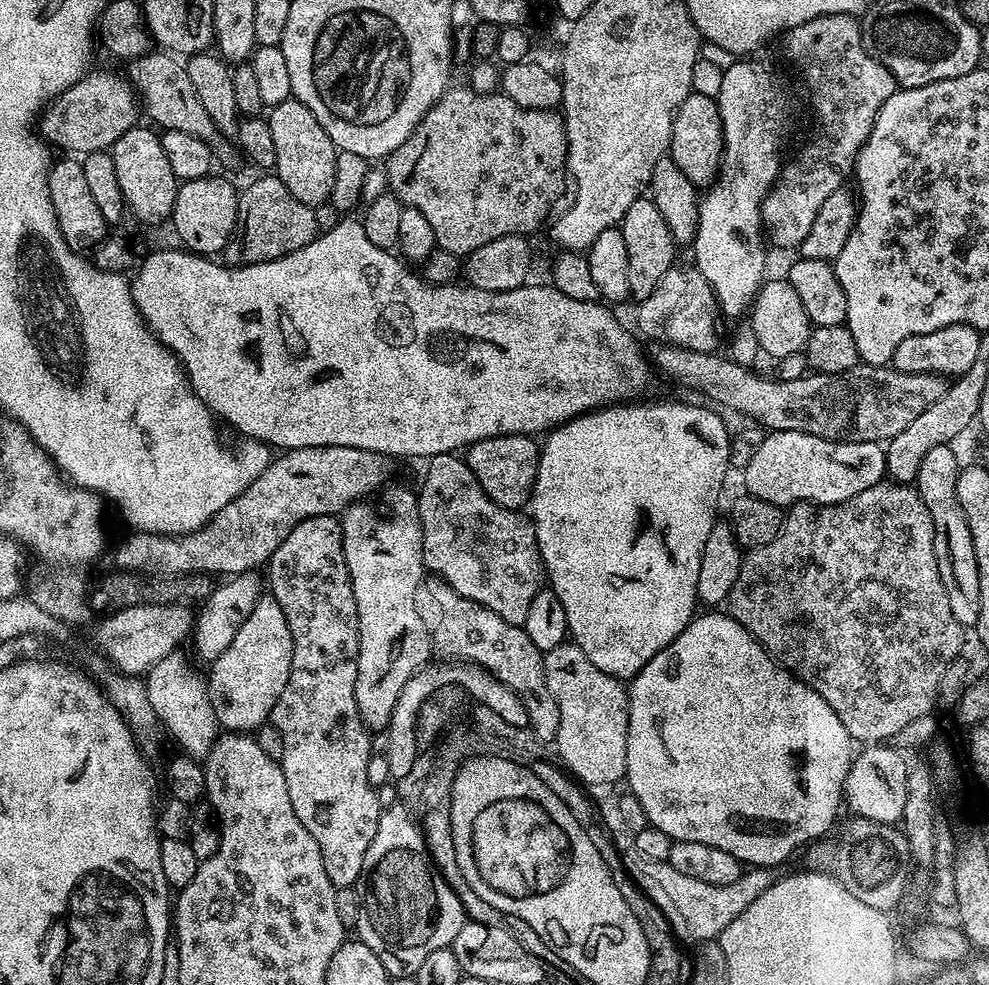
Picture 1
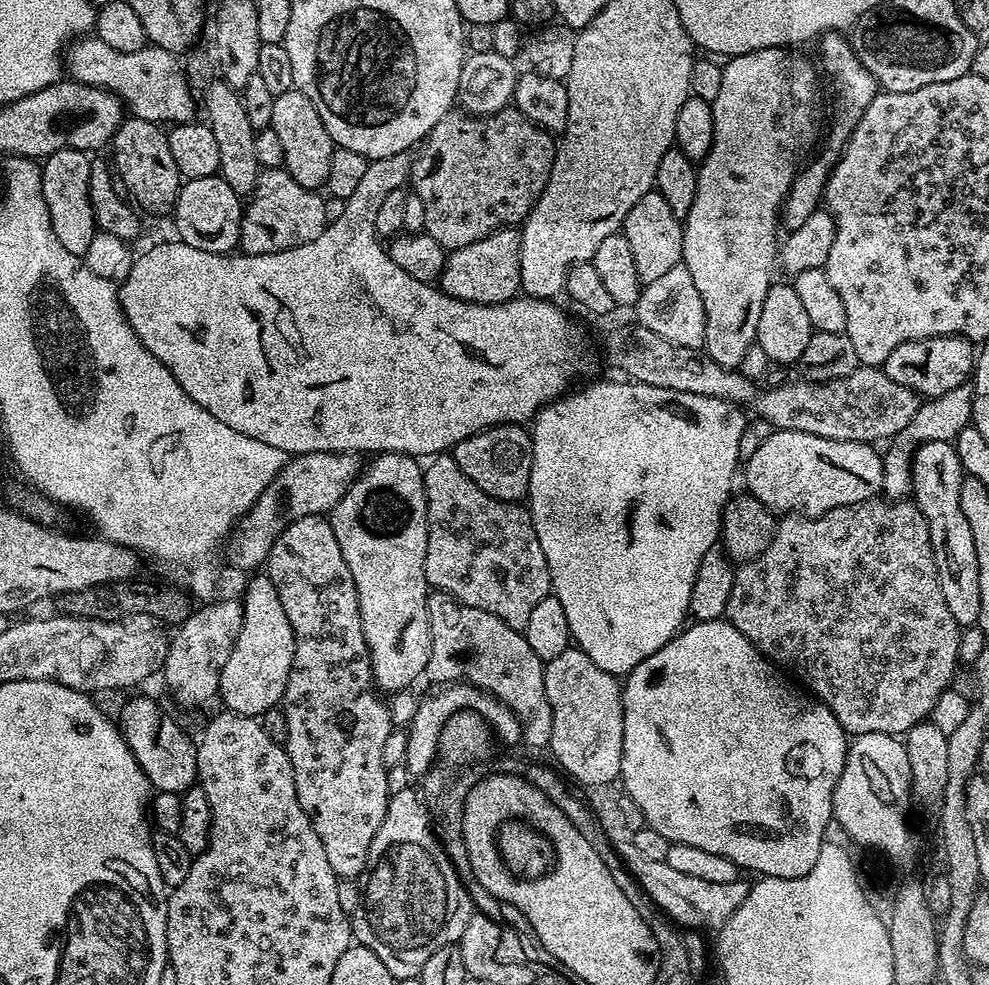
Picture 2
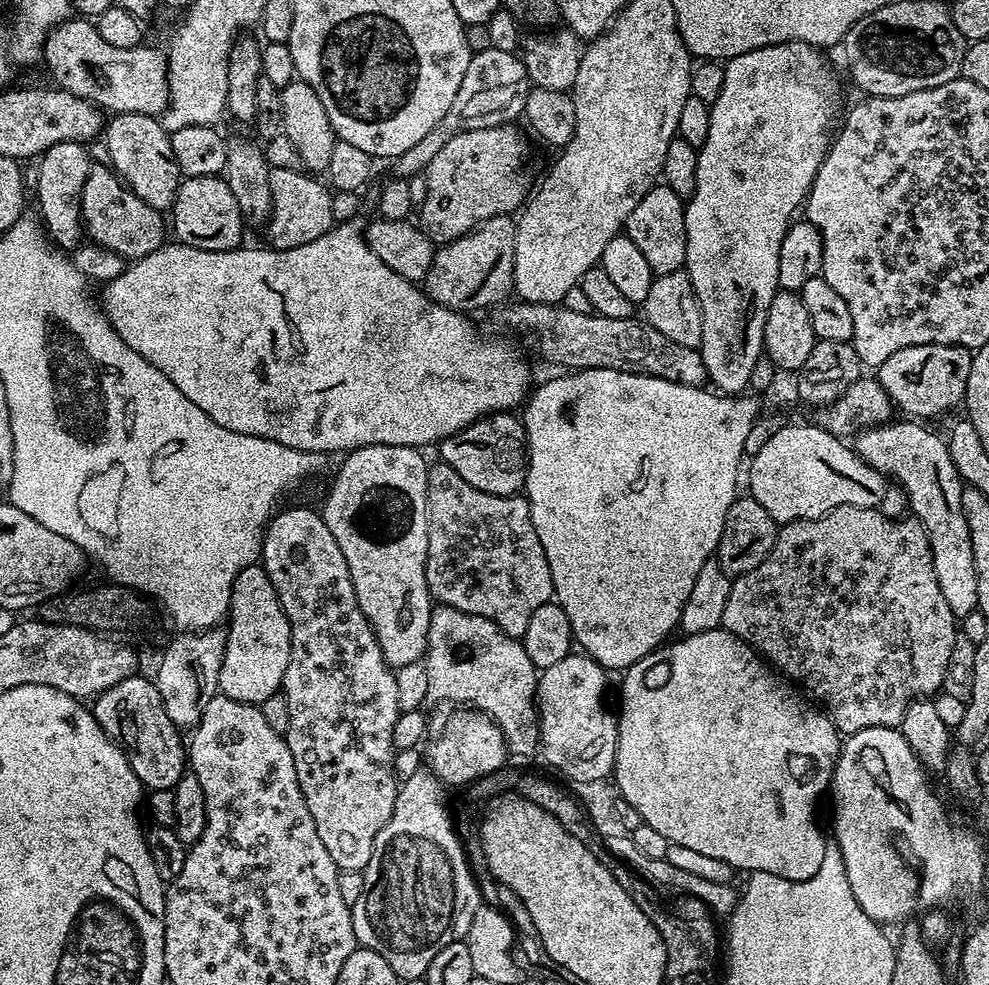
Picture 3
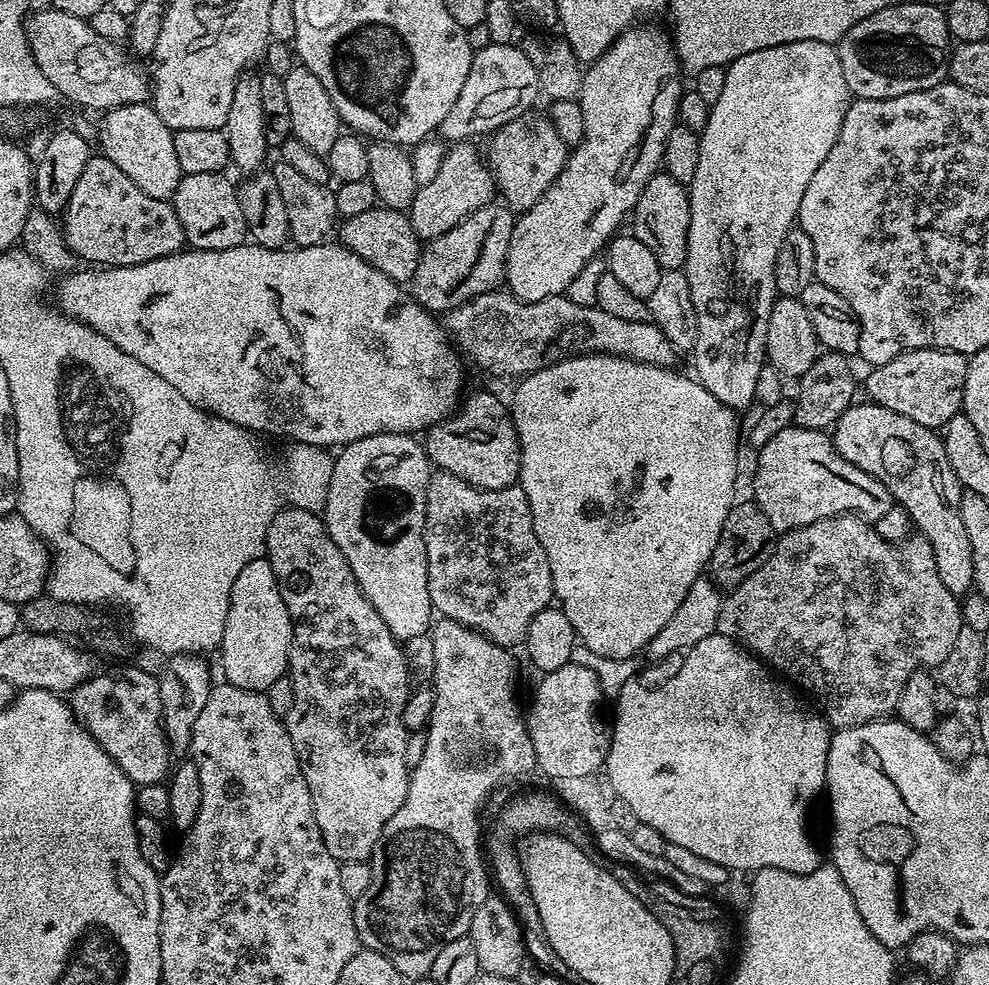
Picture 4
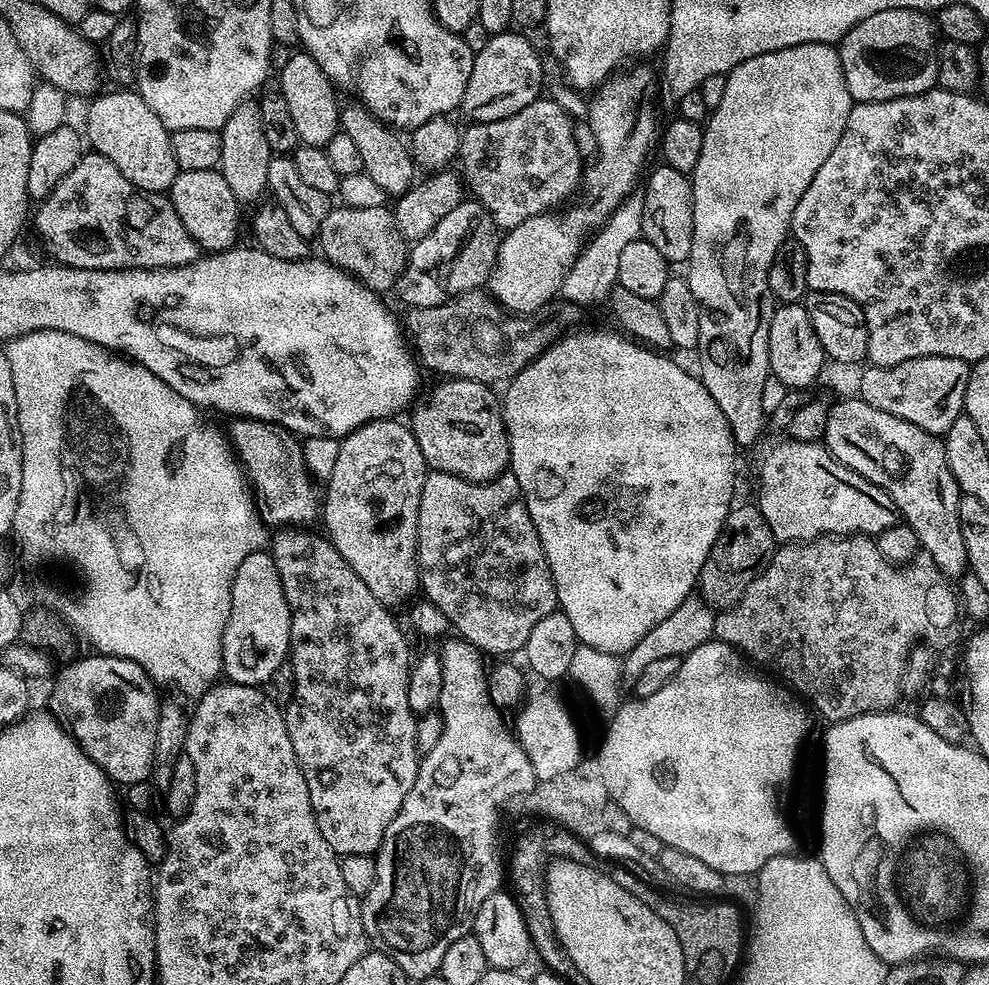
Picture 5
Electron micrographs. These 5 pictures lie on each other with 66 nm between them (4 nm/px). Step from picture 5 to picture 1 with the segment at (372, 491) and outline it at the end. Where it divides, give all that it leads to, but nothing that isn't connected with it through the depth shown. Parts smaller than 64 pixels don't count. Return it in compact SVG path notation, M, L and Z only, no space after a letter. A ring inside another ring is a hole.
M388 482L363 500L353 500L340 520L340 541L352 579L360 631L356 701L360 716L372 730L387 729L406 682L434 656L429 625L424 625L416 605L416 591L421 591L426 576L416 498L417 493L406 485Z

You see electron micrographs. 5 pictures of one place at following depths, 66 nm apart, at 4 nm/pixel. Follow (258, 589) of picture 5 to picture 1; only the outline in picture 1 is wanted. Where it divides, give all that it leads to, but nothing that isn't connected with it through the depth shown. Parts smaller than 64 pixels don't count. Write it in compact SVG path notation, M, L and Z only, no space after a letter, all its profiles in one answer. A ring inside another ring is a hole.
M271 594L259 597L246 622L229 648L217 660L211 661L212 673L206 676L208 696L214 706L214 714L224 730L245 734L269 723L274 706L286 690L286 678L292 669L292 635L282 614L282 606Z

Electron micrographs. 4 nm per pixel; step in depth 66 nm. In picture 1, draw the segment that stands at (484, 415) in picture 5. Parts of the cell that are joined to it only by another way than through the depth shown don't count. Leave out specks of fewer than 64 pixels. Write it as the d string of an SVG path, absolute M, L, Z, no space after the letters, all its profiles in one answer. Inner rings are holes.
M495 436L468 445L466 459L470 470L498 506L520 510L531 501L540 461L540 448L534 441L532 436Z

